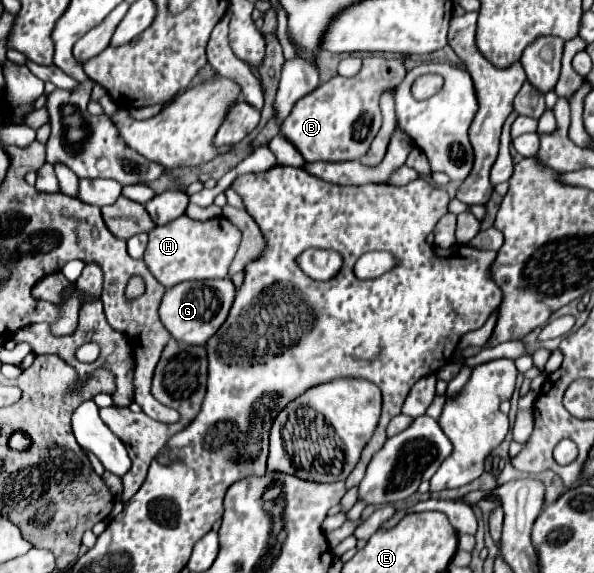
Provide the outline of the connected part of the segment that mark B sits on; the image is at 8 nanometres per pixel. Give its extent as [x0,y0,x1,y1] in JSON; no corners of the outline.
[282,56,406,162]

